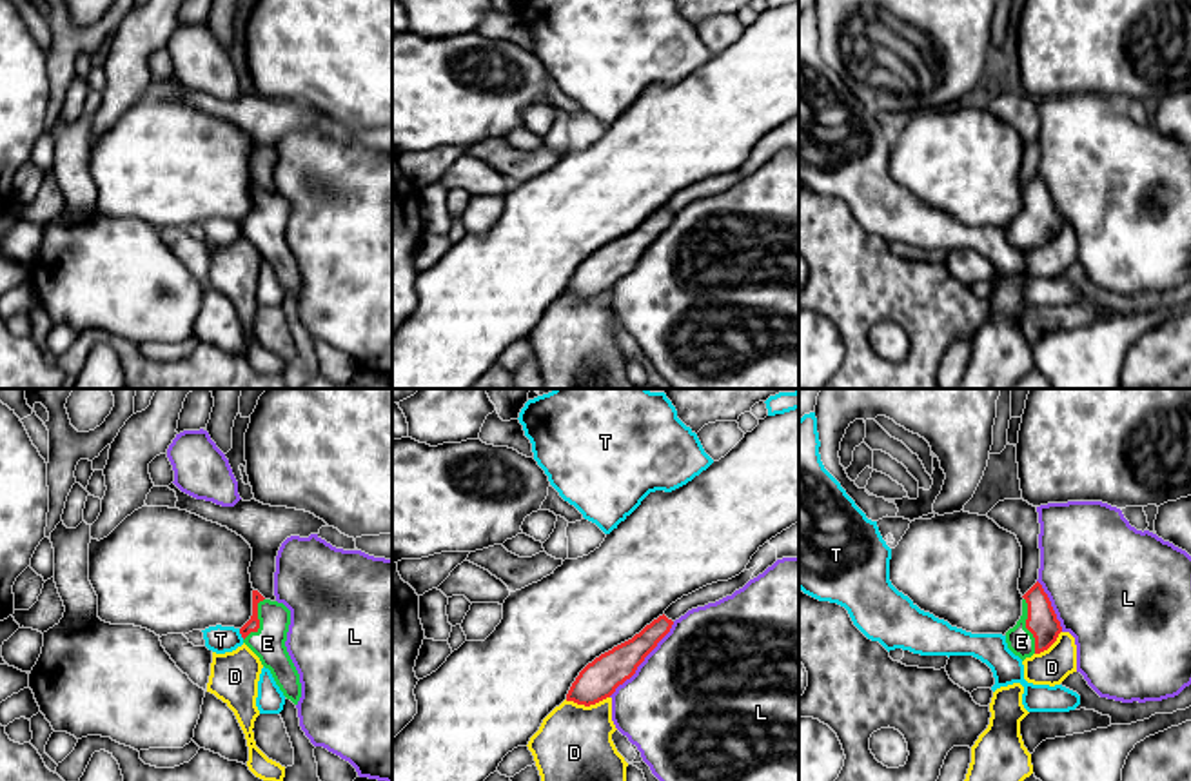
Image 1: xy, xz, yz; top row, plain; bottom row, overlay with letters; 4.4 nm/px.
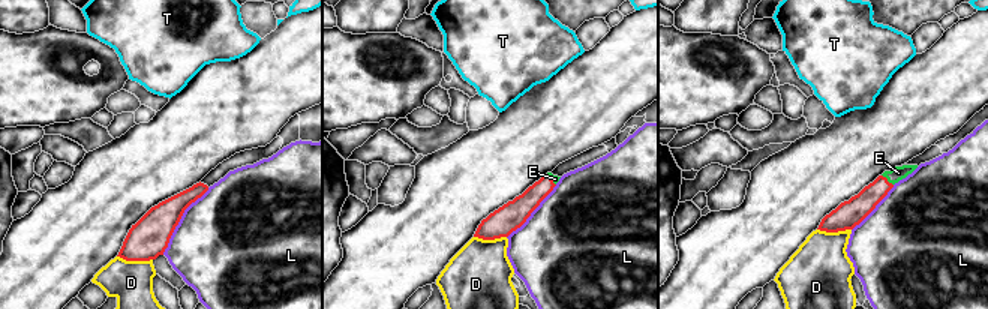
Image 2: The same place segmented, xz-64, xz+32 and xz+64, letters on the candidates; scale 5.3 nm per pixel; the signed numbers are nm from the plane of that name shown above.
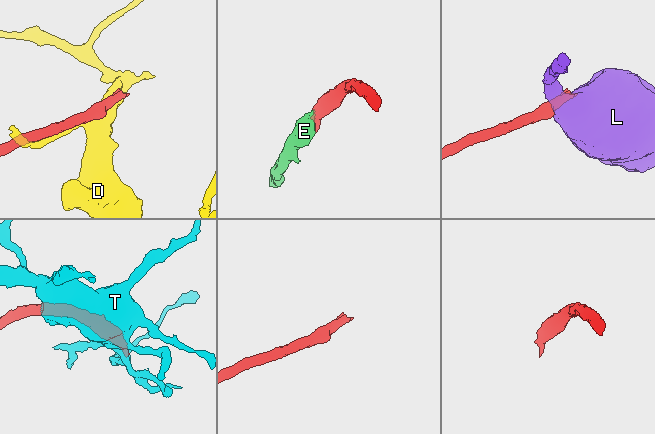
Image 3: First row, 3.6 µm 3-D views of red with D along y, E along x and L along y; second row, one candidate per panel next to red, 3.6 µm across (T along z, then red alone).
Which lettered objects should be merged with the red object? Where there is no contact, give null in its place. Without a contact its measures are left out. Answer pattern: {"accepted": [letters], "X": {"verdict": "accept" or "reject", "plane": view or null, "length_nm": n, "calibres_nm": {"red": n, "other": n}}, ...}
{"accepted": ["E"], "D": {"verdict": "reject", "plane": "xz", "length_nm": 200, "calibres_nm": {"red": 170, "other": 340}}, "E": {"verdict": "accept", "plane": "yz", "length_nm": 260, "calibres_nm": {"red": 140, "other": 120}}, "L": {"verdict": "reject", "plane": "xz", "length_nm": 440, "calibres_nm": {"red": 170, "other": 500}}, "T": {"verdict": "reject", "plane": "xy", "length_nm": 50, "calibres_nm": {"red": 60, "other": 120}}}

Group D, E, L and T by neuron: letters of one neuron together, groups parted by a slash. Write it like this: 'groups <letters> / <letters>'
groups D / E / L / T

